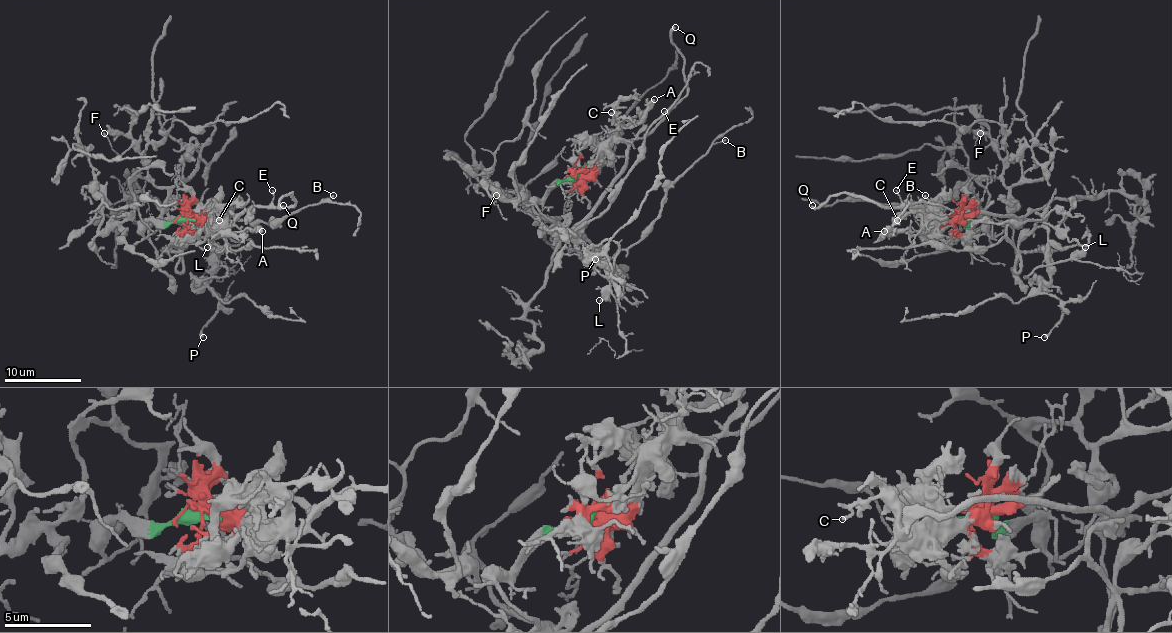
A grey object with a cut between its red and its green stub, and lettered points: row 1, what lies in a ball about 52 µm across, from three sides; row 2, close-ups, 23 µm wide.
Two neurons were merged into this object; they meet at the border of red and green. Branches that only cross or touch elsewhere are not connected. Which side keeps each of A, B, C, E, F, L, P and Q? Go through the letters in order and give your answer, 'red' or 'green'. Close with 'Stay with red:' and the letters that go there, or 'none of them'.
A: red
B: green
C: red
E: red
F: green
L: green
P: green
Q: red
Stay with red: A, C, E, Q

